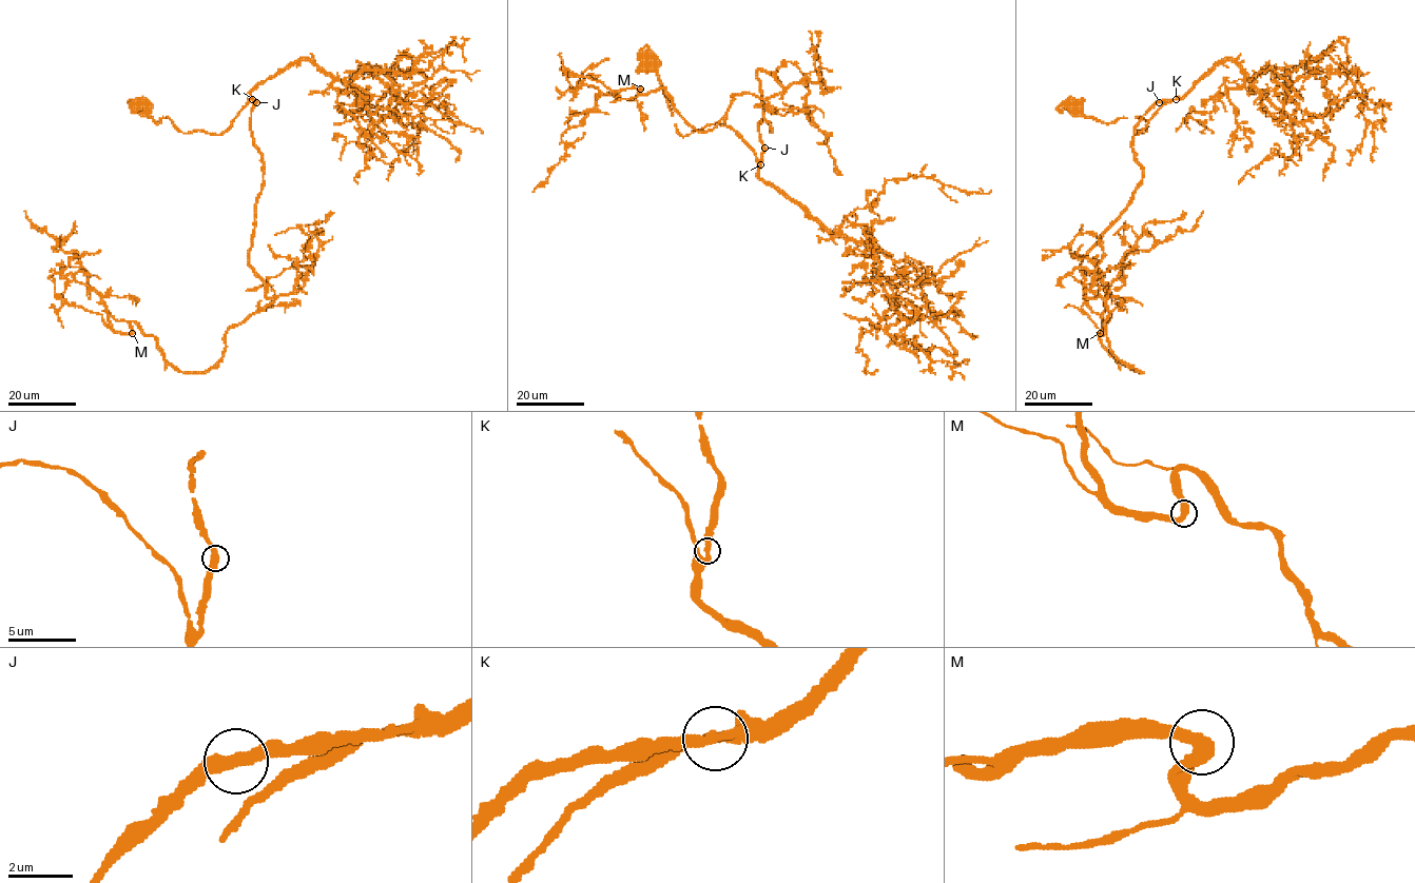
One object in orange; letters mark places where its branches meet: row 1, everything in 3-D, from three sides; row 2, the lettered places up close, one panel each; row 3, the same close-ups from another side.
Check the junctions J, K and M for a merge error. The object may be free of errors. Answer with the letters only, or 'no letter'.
no letter

